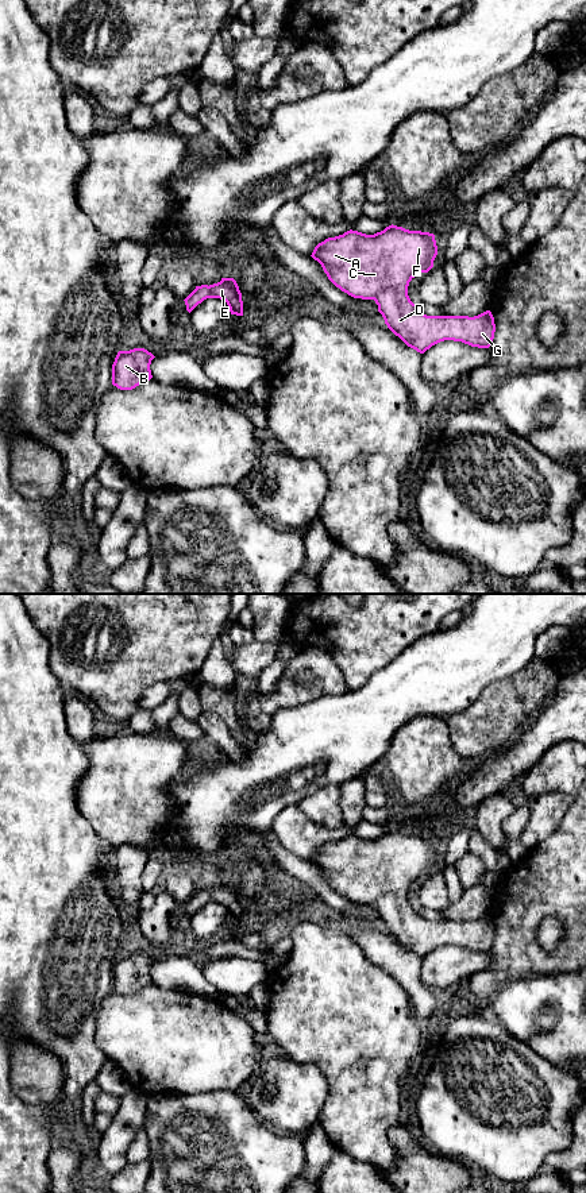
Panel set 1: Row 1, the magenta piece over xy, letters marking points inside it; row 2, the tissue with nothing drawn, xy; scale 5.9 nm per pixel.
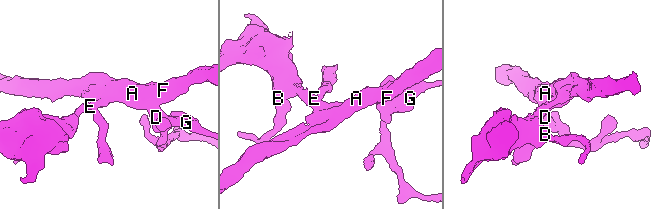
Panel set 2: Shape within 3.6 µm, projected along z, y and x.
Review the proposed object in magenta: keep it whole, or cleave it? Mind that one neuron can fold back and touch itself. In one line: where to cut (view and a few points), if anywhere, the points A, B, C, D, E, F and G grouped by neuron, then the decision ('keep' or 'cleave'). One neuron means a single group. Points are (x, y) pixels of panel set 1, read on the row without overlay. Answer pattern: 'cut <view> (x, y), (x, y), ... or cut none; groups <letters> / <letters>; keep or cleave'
cut none; groups A B C D E F G; keep

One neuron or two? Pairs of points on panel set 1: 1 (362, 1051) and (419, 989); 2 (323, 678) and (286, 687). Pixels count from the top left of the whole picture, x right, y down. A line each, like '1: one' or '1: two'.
1: two
2: one

